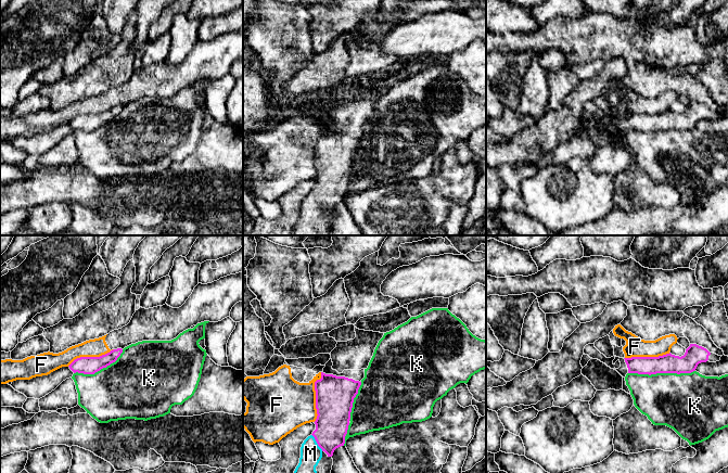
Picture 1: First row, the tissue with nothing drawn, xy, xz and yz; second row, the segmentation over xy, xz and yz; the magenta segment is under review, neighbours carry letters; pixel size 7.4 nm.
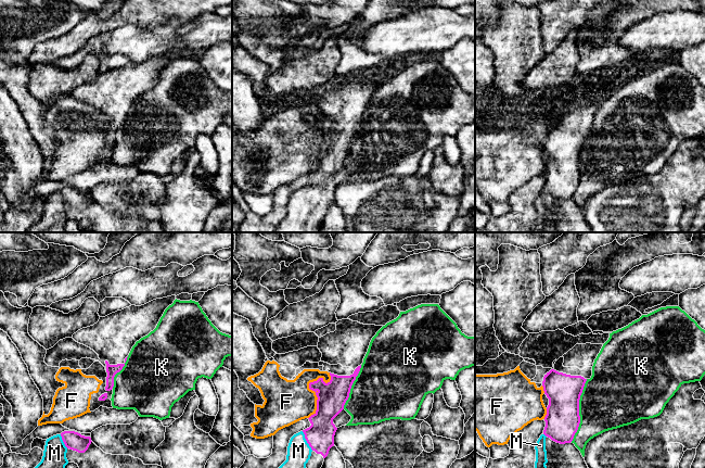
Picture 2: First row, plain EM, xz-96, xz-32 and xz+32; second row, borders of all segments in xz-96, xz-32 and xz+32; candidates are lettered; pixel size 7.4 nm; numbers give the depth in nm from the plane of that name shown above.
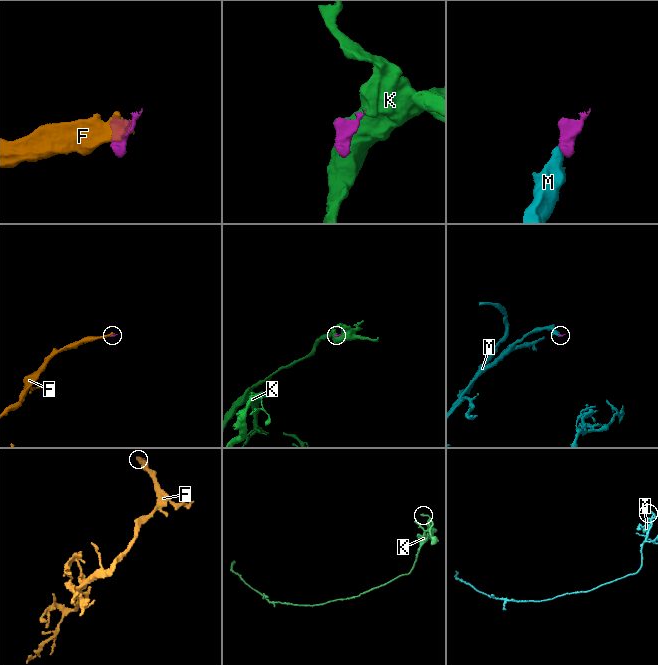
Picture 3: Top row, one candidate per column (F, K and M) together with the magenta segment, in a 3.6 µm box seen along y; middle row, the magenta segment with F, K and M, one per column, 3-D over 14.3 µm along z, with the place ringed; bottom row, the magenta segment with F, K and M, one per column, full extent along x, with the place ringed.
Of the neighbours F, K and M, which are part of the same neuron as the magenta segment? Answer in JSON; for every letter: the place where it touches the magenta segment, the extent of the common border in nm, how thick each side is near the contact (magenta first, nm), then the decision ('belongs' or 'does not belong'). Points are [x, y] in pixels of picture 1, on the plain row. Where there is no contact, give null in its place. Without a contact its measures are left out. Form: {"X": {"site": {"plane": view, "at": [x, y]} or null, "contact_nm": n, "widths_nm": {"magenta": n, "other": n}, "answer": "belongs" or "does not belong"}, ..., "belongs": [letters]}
{"F": {"site": {"plane": "xz", "at": [316, 153]}, "contact_nm": 380, "widths_nm": {"magenta": 280, "other": 400}, "answer": "does not belong"}, "K": {"site": {"plane": "yz", "at": [661, 129]}, "contact_nm": 500, "widths_nm": {"magenta": 140, "other": 400}, "answer": "does not belong"}, "M": {"site": {"plane": "xz", "at": [317, 200]}, "contact_nm": 150, "widths_nm": {"magenta": 240, "other": 170}, "answer": "belongs"}, "belongs": ["M"]}

